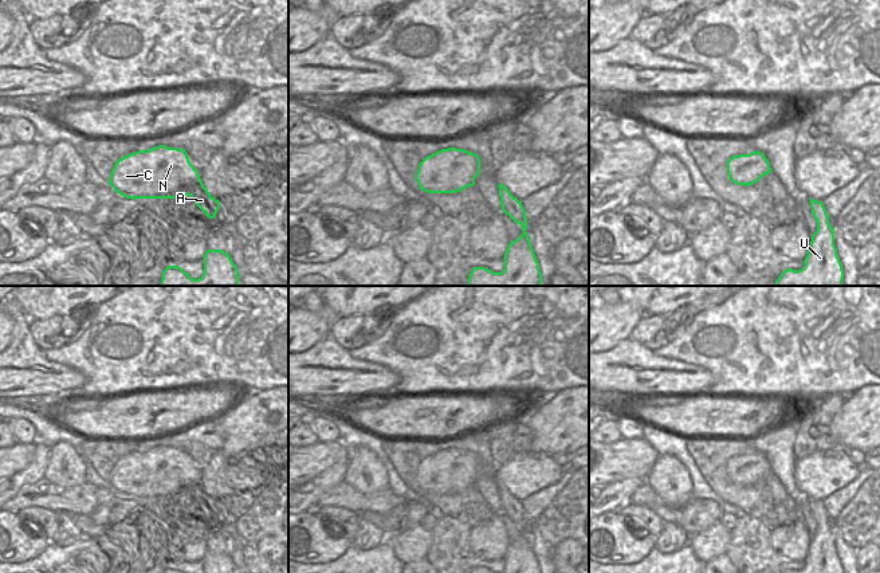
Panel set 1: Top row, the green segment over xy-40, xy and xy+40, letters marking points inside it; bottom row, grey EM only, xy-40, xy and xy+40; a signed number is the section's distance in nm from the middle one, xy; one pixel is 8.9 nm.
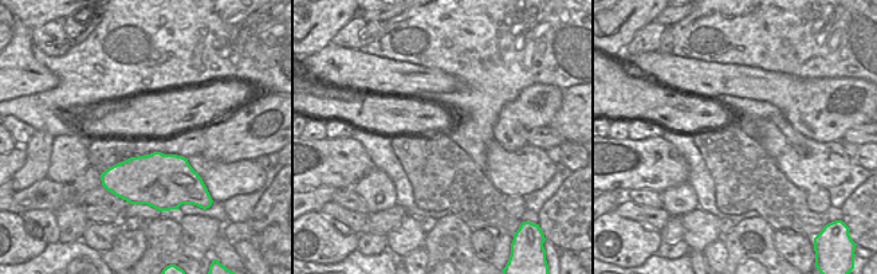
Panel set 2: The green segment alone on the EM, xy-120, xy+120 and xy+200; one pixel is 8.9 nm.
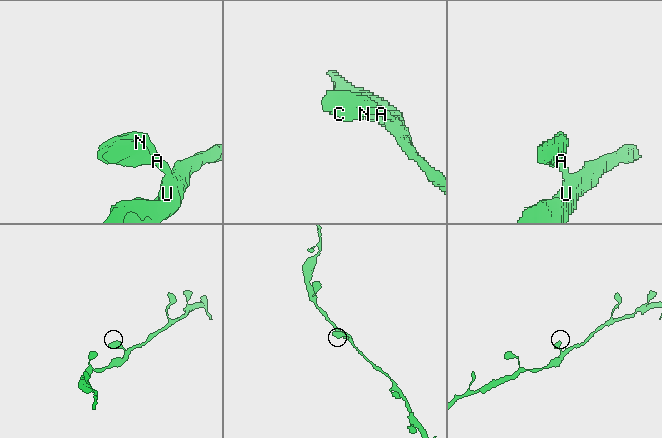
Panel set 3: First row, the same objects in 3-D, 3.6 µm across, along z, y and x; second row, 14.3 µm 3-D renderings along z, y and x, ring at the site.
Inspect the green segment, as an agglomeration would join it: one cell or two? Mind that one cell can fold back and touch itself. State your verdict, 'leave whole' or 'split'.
leave whole

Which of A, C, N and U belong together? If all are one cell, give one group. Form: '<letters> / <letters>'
A C N U

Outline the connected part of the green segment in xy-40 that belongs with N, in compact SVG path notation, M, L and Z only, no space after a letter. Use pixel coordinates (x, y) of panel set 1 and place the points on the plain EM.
M158 446L130 454L115 463L109 484L133 501L190 497L209 519L215 519L220 509L220 502L204 487L185 450Z

